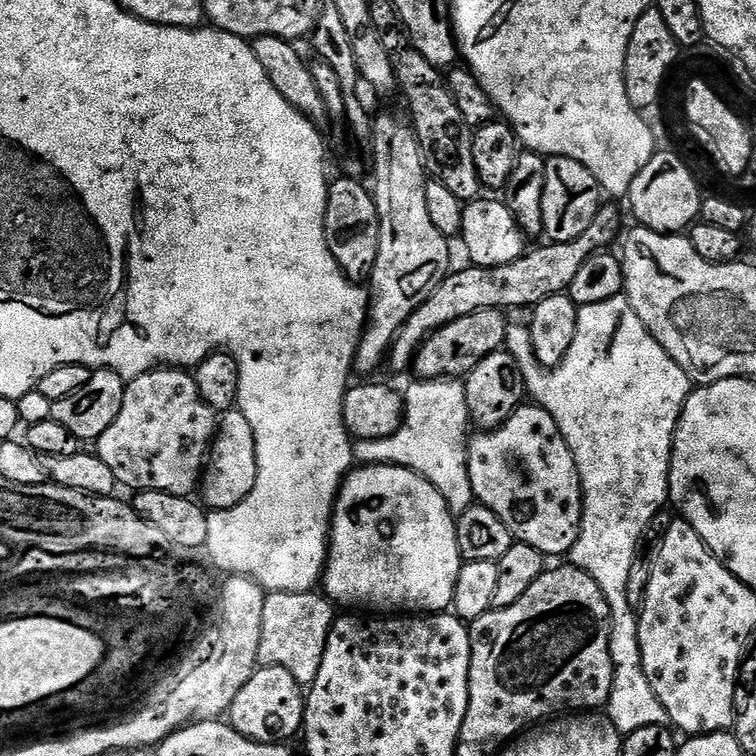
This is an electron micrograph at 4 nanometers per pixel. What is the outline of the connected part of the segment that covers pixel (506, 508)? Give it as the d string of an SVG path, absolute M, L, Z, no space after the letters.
M528 407L517 408L501 428L477 431L469 439L468 473L471 476L476 500L494 510L494 514L498 514L498 518L502 518L502 522L508 524L513 537L519 543L534 546L534 550L538 550L546 558L552 556L564 558L574 546L574 542L578 542L584 513L584 495L580 489L578 466L554 418L550 418L550 414L546 414L542 407Z

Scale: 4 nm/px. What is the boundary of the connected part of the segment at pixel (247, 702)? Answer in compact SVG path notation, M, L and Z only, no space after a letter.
M257 667L256 672L246 682L226 716L232 728L251 740L263 744L284 744L291 736L299 737L304 726L305 689L296 681L290 670Z

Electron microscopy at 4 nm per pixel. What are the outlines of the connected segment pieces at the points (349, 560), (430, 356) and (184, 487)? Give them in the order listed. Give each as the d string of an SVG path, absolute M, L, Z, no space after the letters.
M365 464L356 466L349 471L340 486L340 492L336 496L336 506L332 510L332 527L328 542L328 559L324 565L322 577L322 592L332 601L333 605L345 604L348 610L368 610L373 608L376 614L440 614L451 609L454 598L454 586L458 582L458 574L462 557L458 550L458 538L456 537L456 522L454 514L448 508L448 503L434 490L434 486L426 478L415 473L412 469L403 468L400 465L390 464Z
M498 308L478 310L474 314L466 314L466 318L458 318L458 322L450 322L442 326L434 335L428 337L416 352L414 372L421 380L447 380L464 378L482 358L501 351L508 338L510 321Z
M153 368L151 372L135 376L133 380L127 381L124 397L122 398L122 410L118 410L118 418L114 418L114 422L110 422L110 430L106 430L106 434L102 434L100 439L95 441L95 455L102 458L102 462L106 462L106 466L110 466L110 470L114 470L114 478L117 485L124 484L131 490L139 490L141 492L165 492L166 494L178 494L179 496L192 496L193 493L201 487L202 477L206 467L208 453L211 449L213 440L216 439L218 431L218 413L209 406L202 398L202 394L198 394L198 382L195 375L191 371L183 368Z

